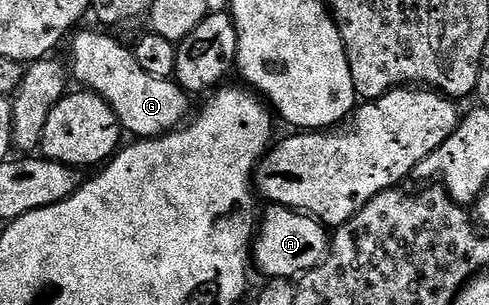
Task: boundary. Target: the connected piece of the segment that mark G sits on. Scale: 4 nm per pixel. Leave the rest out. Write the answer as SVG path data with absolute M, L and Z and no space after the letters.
M79 31L74 41L71 39L70 60L68 68L79 80L81 87L87 92L94 92L112 108L116 118L120 122L123 133L134 138L153 138L155 136L165 136L167 132L174 131L191 115L191 97L173 79L152 78L152 74L146 73L136 62L133 51L126 48L118 40L113 40L110 36L105 36L102 32L82 32Z

